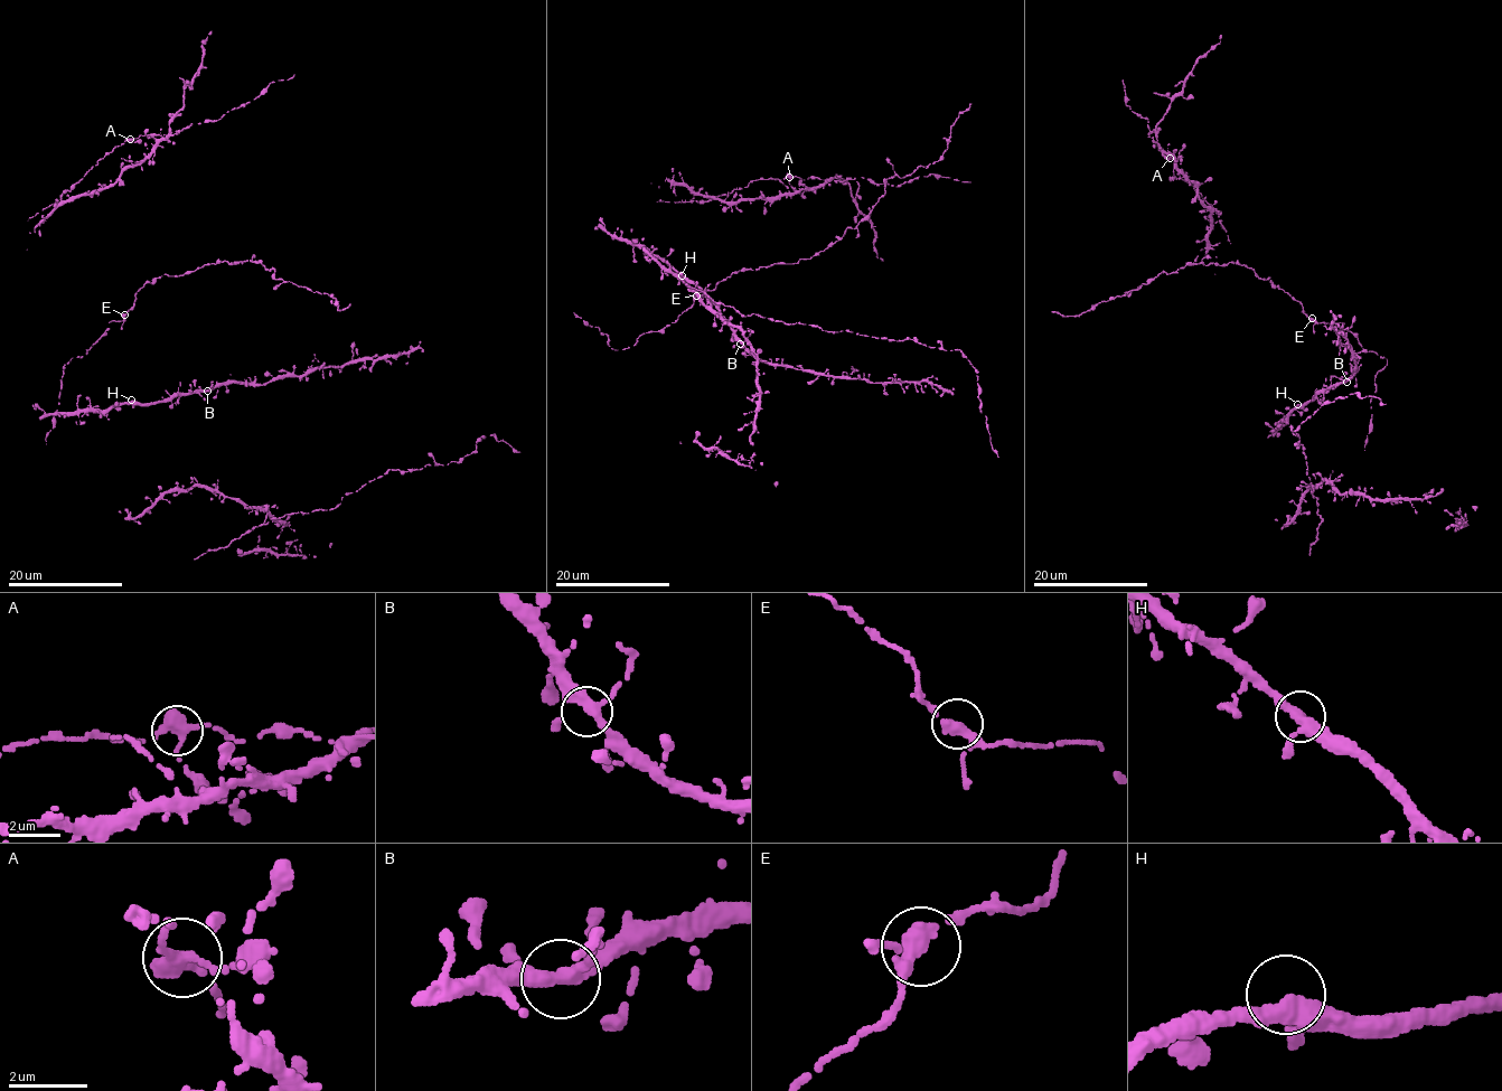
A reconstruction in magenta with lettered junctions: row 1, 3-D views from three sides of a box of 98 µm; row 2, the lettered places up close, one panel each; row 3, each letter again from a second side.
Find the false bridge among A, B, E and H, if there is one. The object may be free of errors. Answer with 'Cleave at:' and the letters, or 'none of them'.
Cleave at: none of them

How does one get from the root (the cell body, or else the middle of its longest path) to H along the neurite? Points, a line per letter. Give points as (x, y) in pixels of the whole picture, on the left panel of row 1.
H: (208, 389), (175, 393), (148, 403), (131, 400)

